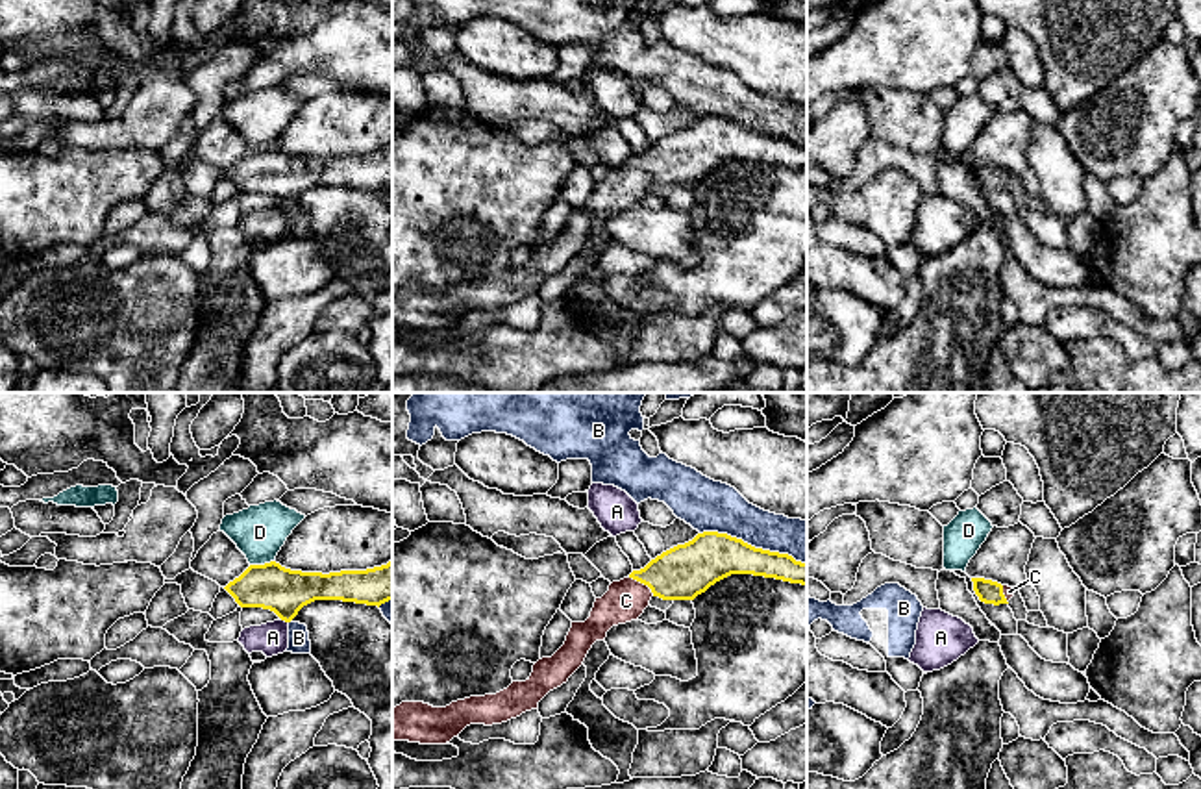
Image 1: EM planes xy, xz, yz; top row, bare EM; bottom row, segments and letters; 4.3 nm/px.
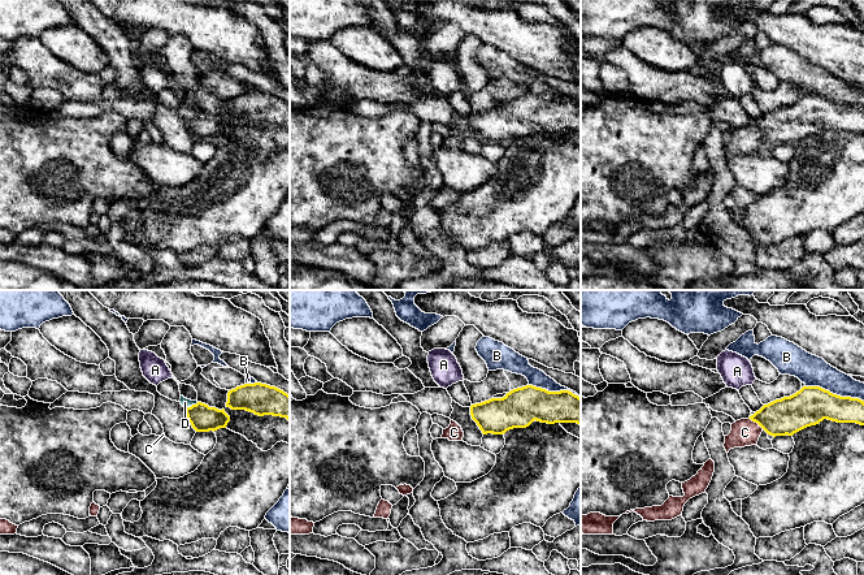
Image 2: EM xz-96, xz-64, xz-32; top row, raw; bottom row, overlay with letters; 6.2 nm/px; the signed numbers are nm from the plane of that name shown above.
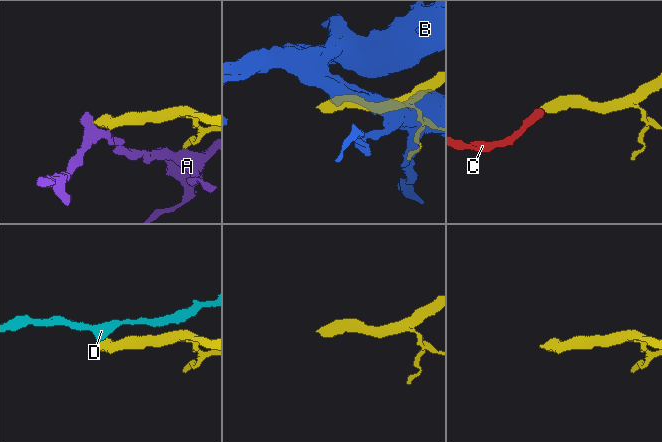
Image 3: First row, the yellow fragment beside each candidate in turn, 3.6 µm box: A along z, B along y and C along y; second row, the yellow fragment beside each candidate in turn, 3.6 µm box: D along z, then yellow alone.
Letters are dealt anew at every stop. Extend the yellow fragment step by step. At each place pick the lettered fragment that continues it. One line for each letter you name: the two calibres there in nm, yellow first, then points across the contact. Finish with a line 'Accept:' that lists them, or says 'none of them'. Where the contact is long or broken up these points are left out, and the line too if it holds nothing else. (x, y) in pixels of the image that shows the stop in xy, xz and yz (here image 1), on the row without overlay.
C: Thickness 240 nm (yellow) against 180 nm. Path across: xz (685, 156), (643, 167), (626, 186)
Accept: C

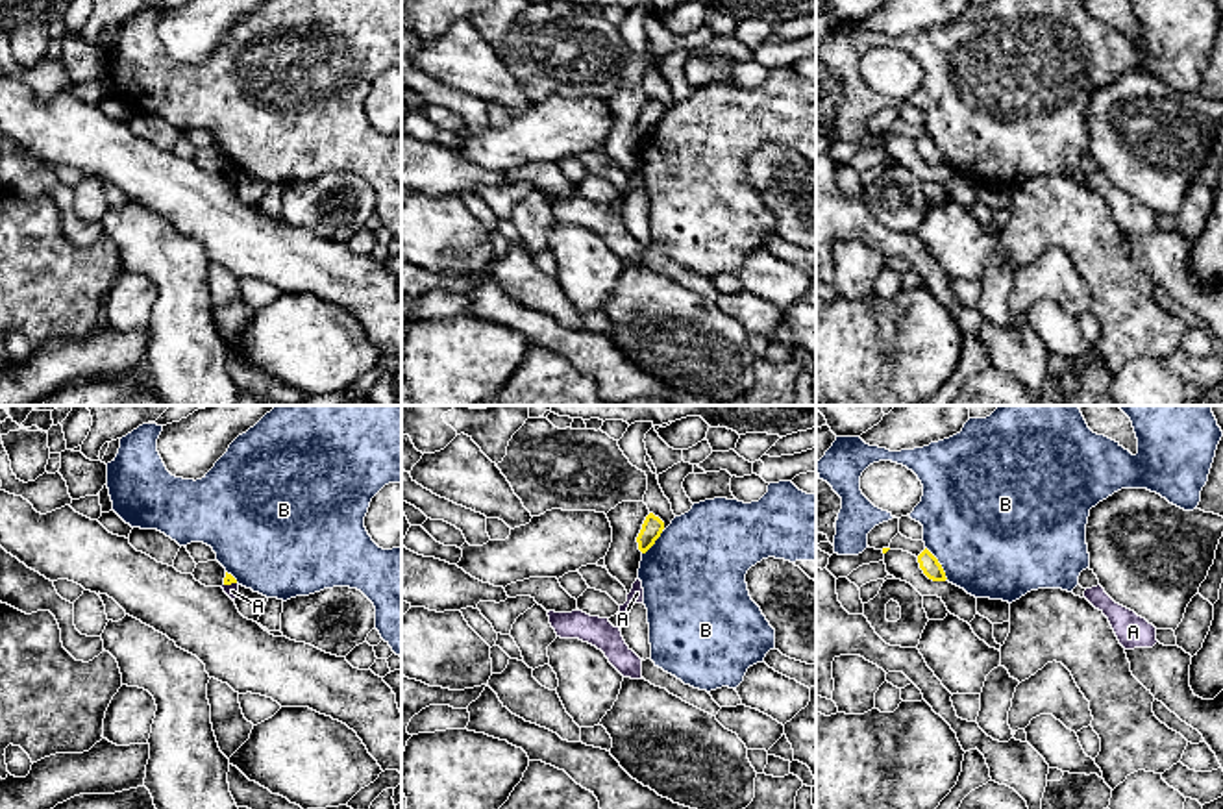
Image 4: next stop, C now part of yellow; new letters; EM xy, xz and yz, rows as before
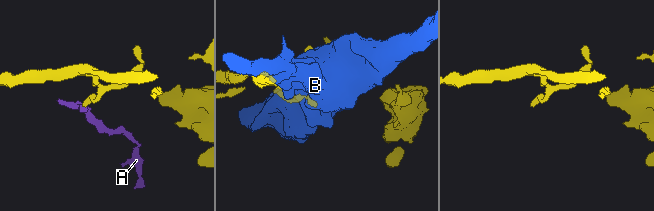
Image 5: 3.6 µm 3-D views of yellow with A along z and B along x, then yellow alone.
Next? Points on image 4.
Accept: none of them

